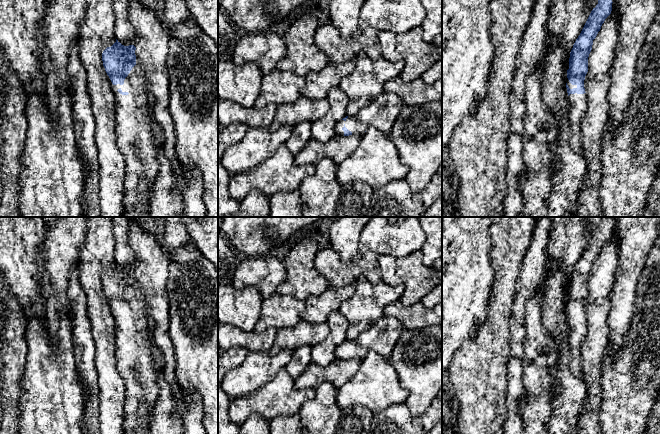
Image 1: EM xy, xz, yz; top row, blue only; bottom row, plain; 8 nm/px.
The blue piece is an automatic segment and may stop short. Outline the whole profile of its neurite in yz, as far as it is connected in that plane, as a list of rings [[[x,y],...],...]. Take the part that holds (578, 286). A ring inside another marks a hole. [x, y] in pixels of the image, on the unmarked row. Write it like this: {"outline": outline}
{"outline": [[[587,217],[587,245],[570,276],[566,312],[570,329],[570,368],[574,375],[582,376],[581,345],[587,333],[587,319],[584,312],[588,296],[588,281],[605,243],[612,235],[612,217]]]}

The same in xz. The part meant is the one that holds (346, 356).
{"outline": [[[383,315],[355,340],[346,340],[340,344],[334,353],[335,358],[361,360],[370,350],[374,350],[384,358],[389,358],[403,329],[404,326],[398,319]]]}

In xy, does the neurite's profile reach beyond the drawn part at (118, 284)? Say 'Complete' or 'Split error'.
Split error

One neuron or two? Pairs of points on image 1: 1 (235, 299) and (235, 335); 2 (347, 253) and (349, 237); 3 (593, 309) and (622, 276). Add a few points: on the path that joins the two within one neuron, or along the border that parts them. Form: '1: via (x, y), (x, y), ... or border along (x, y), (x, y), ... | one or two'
1: border along (228, 323), (245, 331), (253, 331) | two
2: via (347, 249), (347, 241) | one
3: border along (618, 263), (613, 278), (609, 309) | two

